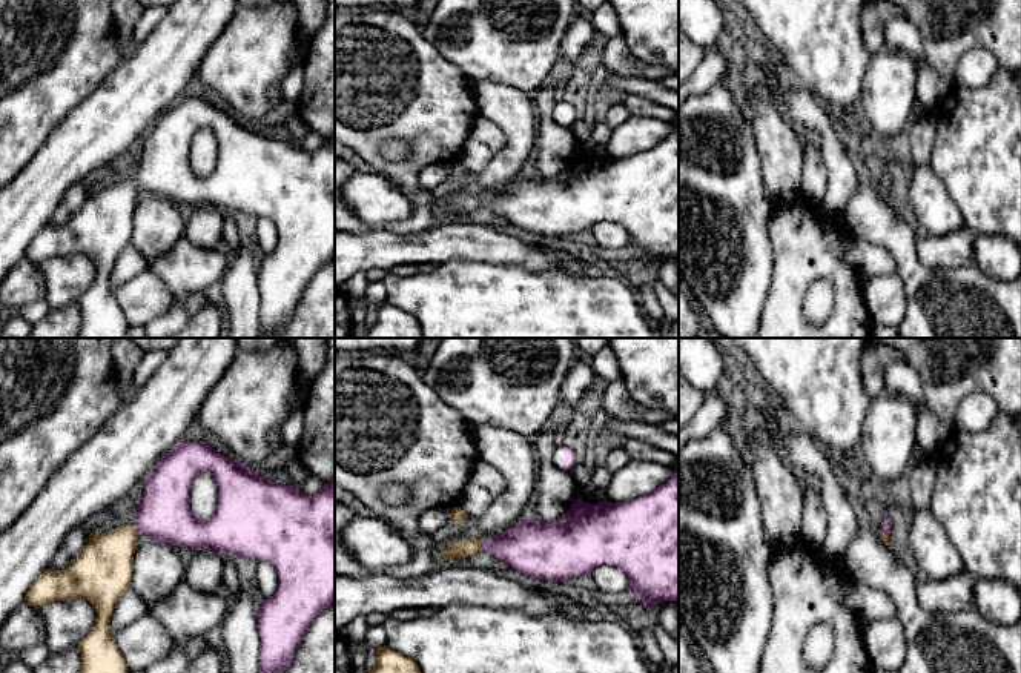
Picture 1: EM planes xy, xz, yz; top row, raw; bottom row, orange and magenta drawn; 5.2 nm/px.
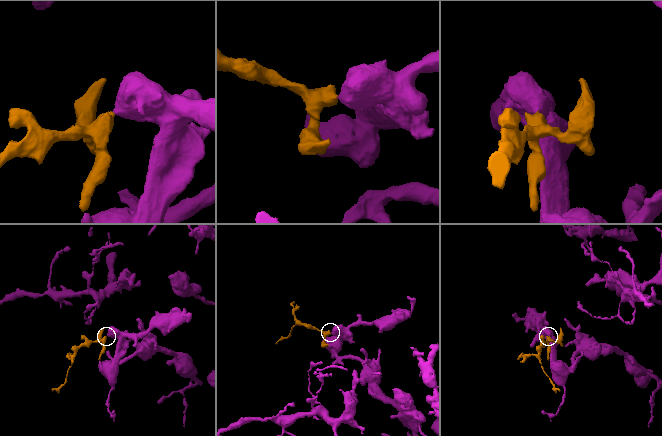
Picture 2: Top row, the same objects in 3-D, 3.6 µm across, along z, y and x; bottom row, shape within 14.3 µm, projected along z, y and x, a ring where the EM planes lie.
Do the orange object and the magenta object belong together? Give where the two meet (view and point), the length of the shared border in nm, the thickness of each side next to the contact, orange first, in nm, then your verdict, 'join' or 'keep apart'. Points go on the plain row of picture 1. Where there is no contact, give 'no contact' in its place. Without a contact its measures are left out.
contact xz (479, 200); length 50 nm; calibres 100 and 280 nm; join

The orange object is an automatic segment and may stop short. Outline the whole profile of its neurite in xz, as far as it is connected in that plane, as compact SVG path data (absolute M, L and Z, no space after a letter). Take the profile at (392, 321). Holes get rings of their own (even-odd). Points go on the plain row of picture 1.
M384 301L378 304L376 321L365 338L424 338L424 333L413 315Z

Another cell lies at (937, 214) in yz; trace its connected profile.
M915 166L909 197L924 234L947 235L964 227L961 211L929 166Z

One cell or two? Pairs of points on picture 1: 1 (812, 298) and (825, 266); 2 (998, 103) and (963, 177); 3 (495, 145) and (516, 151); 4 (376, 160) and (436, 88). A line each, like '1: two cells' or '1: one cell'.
1: two cells
2: one cell
3: two cells
4: one cell

